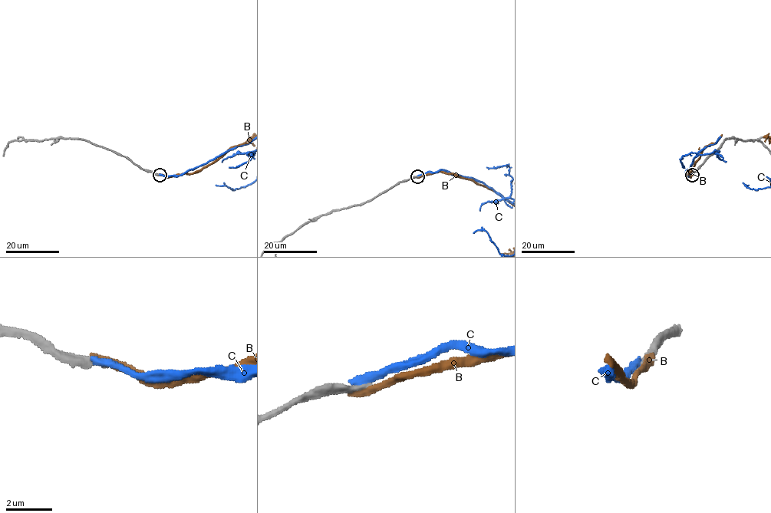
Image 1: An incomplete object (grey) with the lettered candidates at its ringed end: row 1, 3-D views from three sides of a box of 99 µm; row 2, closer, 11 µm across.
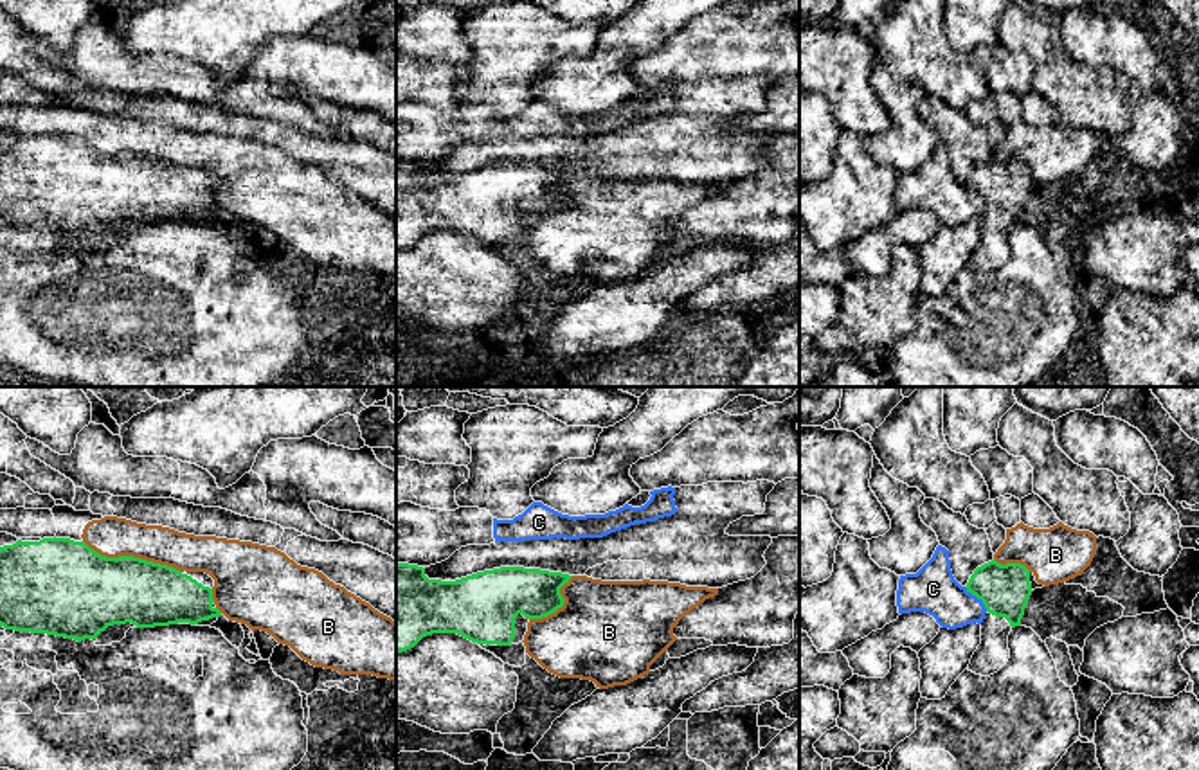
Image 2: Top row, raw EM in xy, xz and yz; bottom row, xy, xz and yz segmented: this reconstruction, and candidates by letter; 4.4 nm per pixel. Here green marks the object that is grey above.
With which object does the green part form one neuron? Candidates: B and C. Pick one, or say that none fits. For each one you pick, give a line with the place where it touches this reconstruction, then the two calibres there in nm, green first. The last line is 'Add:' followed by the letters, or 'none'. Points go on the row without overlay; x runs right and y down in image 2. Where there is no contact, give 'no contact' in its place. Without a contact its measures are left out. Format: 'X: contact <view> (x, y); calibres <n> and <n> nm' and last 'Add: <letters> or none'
Add: none

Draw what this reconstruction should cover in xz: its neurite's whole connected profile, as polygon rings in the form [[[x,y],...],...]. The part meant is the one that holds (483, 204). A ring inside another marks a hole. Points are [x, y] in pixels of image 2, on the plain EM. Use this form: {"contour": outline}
{"contour": [[[396,160],[396,250],[414,245],[432,230],[457,230],[477,241],[509,243],[515,236],[515,216],[522,210],[527,216],[542,216],[563,203],[560,185],[572,173],[524,164],[500,164],[477,169],[455,178],[428,176],[425,166],[409,160]]]}

